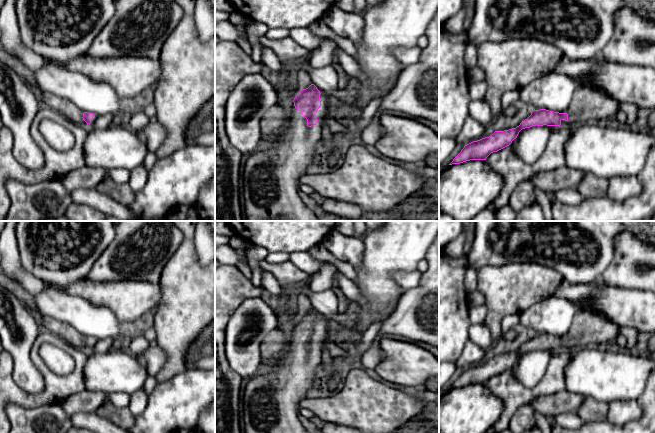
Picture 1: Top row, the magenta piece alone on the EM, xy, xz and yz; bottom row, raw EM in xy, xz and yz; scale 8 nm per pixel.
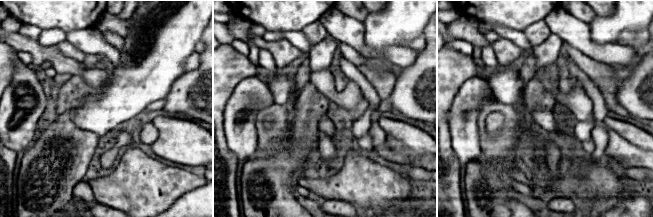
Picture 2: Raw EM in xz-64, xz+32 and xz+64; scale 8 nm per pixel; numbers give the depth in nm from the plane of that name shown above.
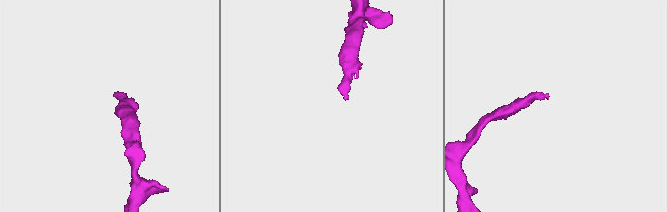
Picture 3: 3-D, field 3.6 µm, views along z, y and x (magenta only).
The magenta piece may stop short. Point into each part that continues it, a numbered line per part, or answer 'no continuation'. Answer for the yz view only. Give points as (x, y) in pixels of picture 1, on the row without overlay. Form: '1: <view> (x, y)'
1: yz (589, 328)

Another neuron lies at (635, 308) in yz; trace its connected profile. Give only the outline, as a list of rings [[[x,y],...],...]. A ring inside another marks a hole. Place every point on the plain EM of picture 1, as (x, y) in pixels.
[[[563,280],[554,295],[574,302],[577,307],[583,306],[600,312],[621,328],[633,327],[639,333],[655,333],[655,293],[651,291],[609,286],[602,281],[573,284]]]

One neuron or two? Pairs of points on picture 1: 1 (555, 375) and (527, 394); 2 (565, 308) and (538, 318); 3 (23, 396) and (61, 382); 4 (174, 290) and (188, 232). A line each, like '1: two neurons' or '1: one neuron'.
1: one neuron
2: one neuron
3: one neuron
4: two neurons

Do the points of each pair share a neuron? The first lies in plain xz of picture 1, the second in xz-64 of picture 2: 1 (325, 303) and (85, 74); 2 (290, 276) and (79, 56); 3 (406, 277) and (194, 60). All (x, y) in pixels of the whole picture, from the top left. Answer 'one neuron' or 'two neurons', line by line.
1: one neuron
2: one neuron
3: one neuron

